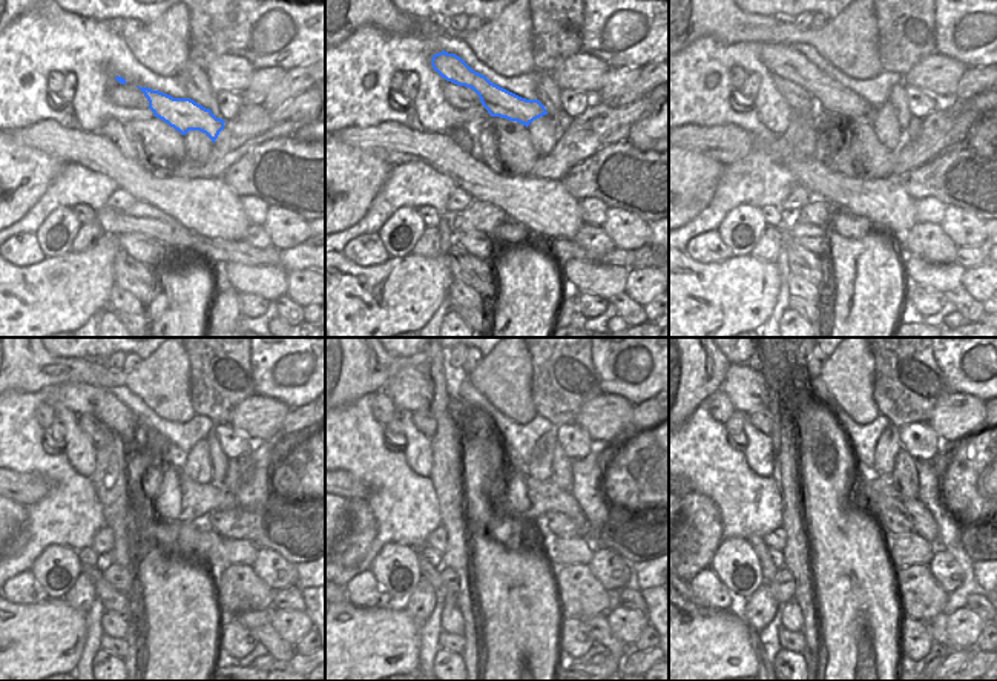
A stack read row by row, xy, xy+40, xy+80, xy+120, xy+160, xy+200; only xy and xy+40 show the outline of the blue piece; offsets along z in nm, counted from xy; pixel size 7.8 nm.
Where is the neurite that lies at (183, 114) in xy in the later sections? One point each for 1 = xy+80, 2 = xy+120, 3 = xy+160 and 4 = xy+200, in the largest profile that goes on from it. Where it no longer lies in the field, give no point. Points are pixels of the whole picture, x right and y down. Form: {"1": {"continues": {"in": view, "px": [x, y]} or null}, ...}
{"1": {"continues": {"in": "xy+80", "px": [833, 100]}}, "2": {"continues": {"in": "xy+120", "px": [82, 399]}}, "3": {"continues": {"in": "xy+160", "px": [410, 390]}}, "4": {"continues": {"in": "xy+200", "px": [744, 385]}}}

